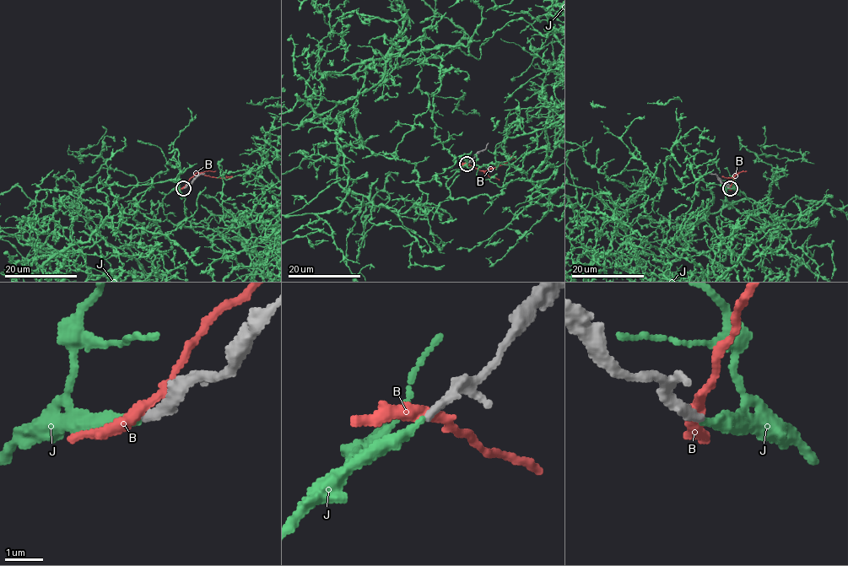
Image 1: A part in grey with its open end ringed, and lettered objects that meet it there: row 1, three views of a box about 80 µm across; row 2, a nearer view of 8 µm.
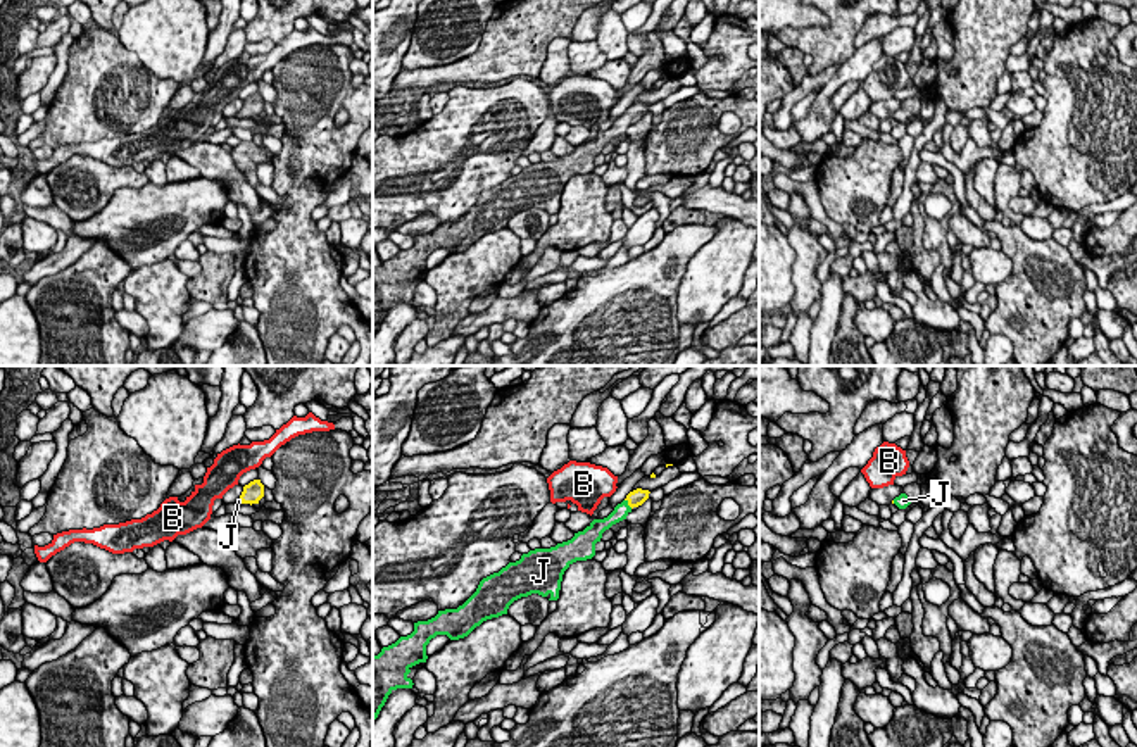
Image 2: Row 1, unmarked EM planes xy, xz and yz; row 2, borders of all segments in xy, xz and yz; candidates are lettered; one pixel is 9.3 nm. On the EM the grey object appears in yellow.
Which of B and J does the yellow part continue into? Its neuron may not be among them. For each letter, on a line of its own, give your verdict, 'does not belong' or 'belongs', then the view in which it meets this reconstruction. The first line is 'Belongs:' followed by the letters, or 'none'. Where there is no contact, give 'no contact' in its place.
Belongs: J
B: does not belong; no contact
J: belongs; contact in xz

